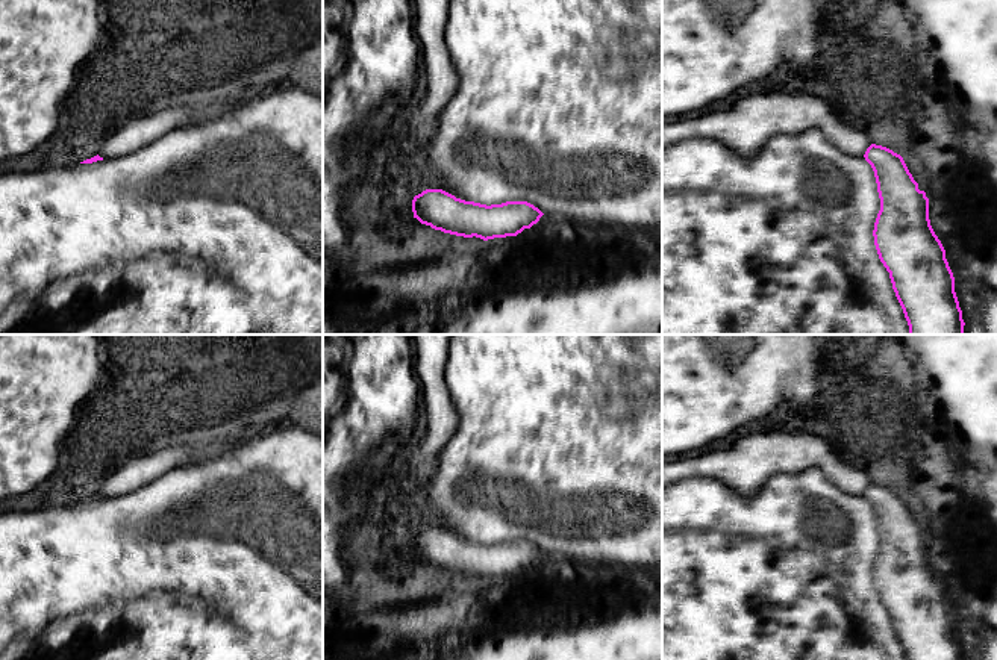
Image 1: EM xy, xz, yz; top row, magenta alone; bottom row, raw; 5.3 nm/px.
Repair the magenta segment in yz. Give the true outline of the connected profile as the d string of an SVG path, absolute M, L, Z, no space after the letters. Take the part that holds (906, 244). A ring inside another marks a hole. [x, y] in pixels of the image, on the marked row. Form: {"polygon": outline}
{"polygon": "M871 144L865 154L880 198L874 245L889 272L909 335L964 335L955 277L929 219L929 198L903 157Z"}

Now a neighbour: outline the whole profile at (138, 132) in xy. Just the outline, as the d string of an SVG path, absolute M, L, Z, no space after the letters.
M191 106L168 107L129 120L117 129L98 148L103 159L130 154L171 130L198 123L202 115Z

